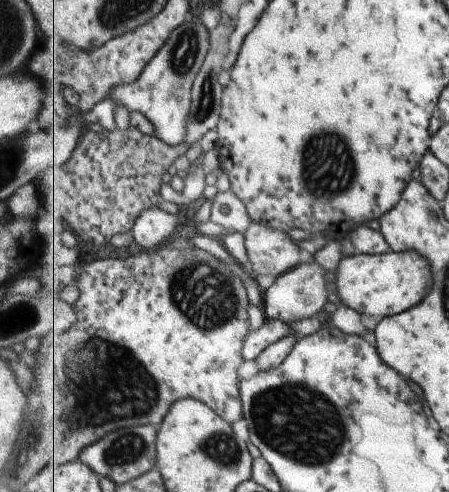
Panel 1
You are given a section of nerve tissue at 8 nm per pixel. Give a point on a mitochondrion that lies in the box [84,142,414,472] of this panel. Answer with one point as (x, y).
(298, 422)

